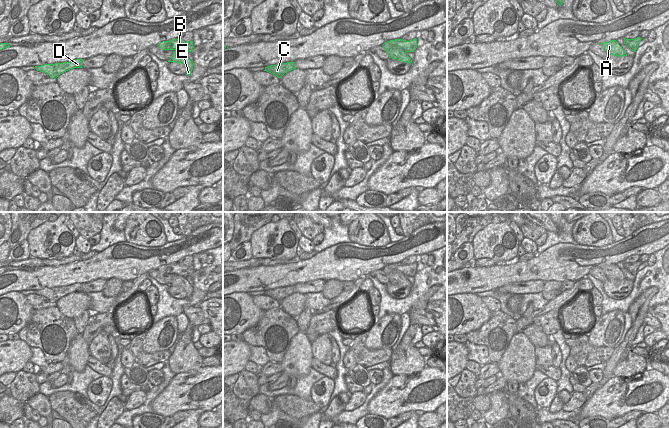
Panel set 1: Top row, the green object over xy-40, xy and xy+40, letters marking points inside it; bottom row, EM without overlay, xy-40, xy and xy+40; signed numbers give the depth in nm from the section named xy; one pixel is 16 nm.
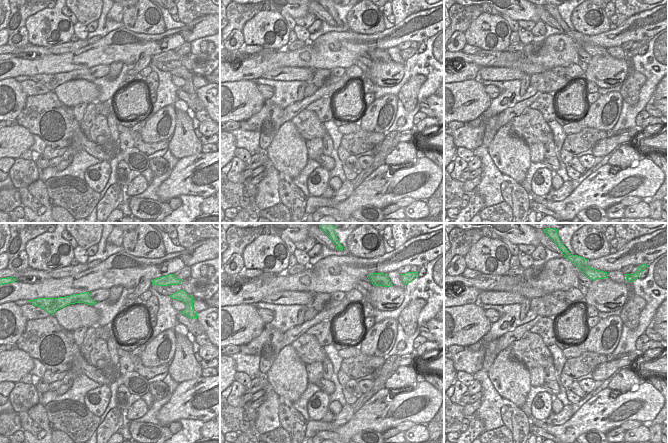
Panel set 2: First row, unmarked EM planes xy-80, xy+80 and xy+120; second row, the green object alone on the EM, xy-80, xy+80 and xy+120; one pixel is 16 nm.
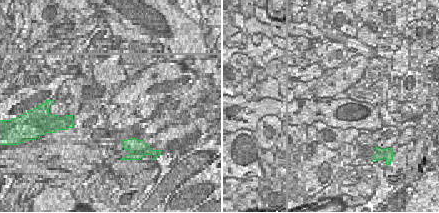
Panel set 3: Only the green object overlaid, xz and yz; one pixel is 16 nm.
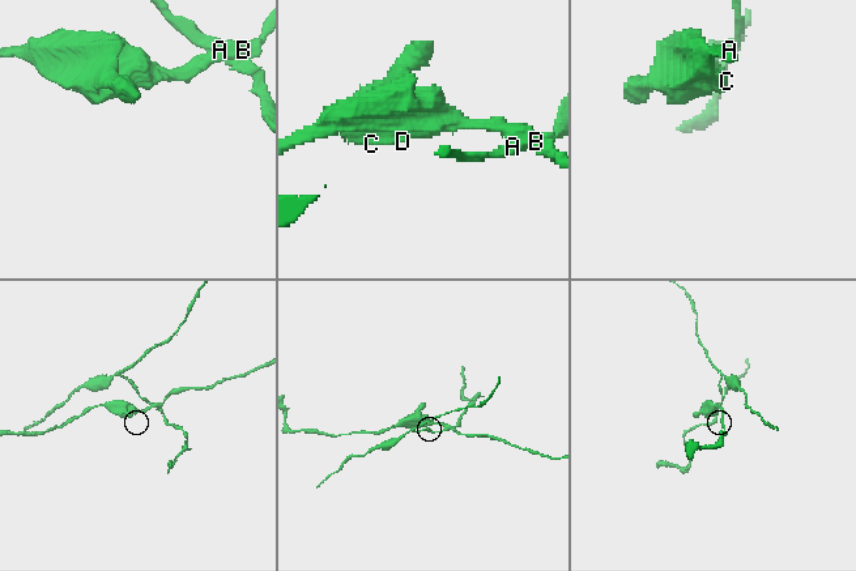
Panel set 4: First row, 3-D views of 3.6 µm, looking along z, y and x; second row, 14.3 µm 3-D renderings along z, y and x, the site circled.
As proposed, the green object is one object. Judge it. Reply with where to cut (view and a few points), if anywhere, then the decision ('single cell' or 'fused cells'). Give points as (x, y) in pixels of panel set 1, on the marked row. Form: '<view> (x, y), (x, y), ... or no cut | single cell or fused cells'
xy (382, 45), (386, 48), (401, 47), (406, 51) | fused cells

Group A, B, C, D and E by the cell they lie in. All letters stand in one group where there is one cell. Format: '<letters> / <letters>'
A E / B C D

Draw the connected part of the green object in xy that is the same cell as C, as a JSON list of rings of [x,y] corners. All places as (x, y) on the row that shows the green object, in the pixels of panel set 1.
[[[287,62],[287,63],[279,63],[276,65],[270,65],[265,67],[264,71],[267,71],[278,78],[281,78],[285,73],[296,69],[294,62]]]

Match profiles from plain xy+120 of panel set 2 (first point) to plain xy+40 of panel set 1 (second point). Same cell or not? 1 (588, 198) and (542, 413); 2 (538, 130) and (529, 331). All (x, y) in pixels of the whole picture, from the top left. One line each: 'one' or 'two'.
1: two
2: one

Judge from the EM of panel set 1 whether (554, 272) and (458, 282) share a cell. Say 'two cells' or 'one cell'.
one cell

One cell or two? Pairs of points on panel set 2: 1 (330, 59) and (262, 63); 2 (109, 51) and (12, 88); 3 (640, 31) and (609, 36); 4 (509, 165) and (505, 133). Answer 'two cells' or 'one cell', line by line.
1: one cell
2: two cells
3: one cell
4: one cell

